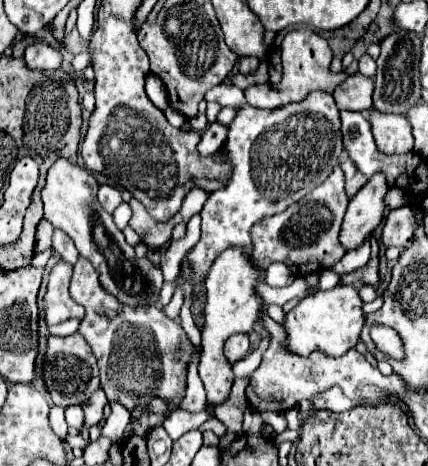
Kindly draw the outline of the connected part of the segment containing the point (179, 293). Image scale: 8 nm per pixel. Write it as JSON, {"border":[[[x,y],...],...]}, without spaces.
{"border":[[[177,287],[171,301],[164,308],[165,314],[172,320],[175,320],[179,317],[180,308],[183,304],[183,291],[180,287]]]}

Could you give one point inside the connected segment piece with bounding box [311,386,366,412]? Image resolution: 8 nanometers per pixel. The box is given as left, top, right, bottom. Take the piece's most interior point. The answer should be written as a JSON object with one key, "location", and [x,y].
{"location":[334,399]}

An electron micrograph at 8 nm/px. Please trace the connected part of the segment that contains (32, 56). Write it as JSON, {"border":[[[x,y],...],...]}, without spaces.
{"border":[[[36,42],[26,48],[26,66],[32,70],[56,70],[62,62],[62,54],[56,46],[48,42]]]}

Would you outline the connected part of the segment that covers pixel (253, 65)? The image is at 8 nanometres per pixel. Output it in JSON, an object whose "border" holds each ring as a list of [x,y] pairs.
{"border":[[[244,56],[244,58],[240,58],[238,70],[240,70],[242,74],[252,74],[252,72],[258,68],[258,64],[260,64],[258,58],[254,58],[254,56]]]}

